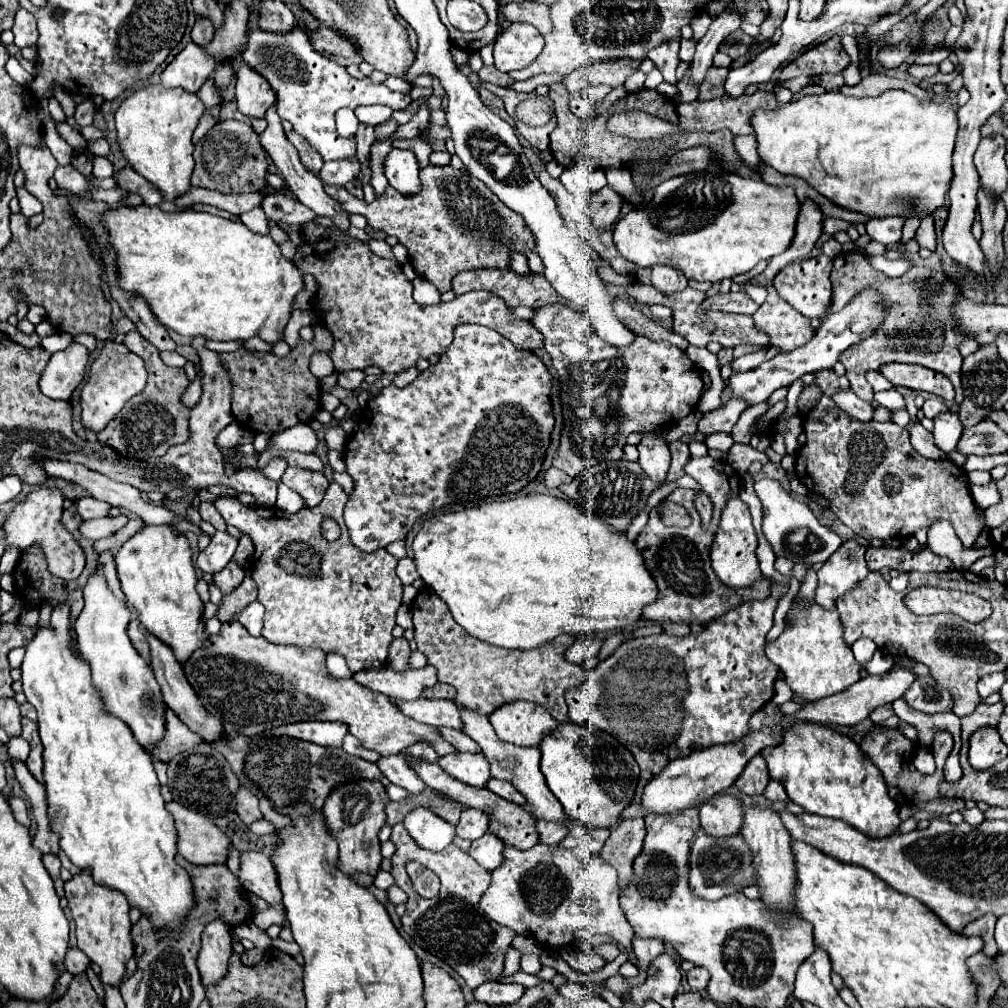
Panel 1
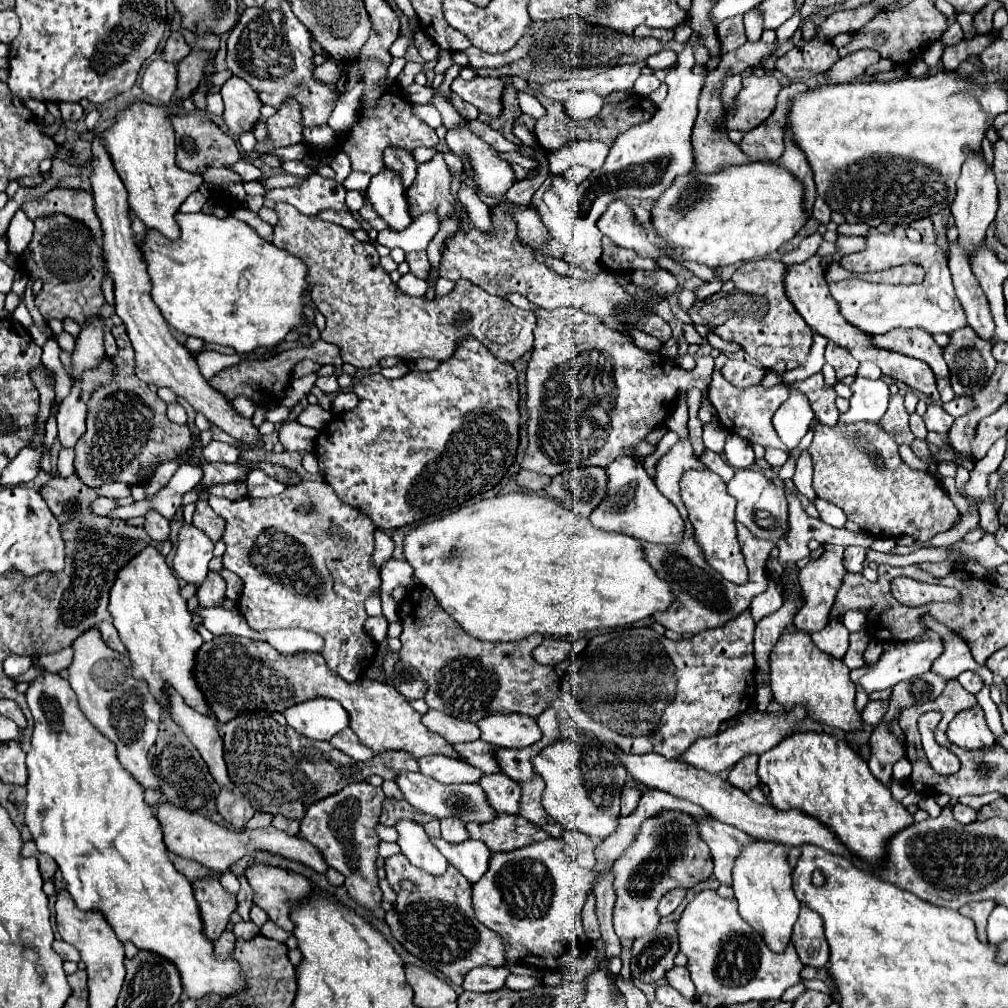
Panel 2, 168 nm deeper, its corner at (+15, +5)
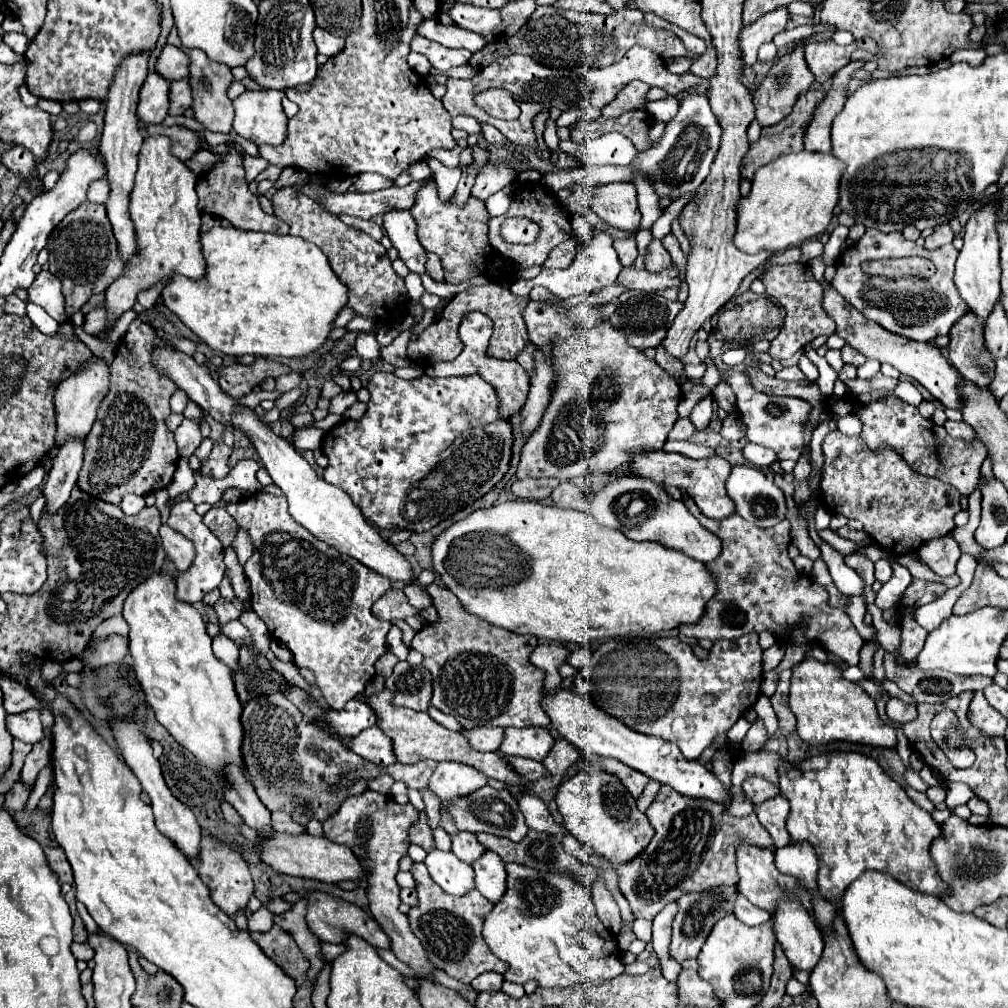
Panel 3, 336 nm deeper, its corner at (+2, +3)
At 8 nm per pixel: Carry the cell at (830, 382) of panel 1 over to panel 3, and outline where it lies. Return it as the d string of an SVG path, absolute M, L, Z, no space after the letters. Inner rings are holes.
M788 264L788 266L772 266L764 272L762 278L764 286L766 286L766 294L772 296L774 300L780 302L780 306L784 306L786 310L786 318L784 324L780 328L780 334L770 342L770 350L768 354L776 360L784 360L784 358L792 358L798 350L802 350L808 342L812 342L816 336L820 334L834 334L836 324L834 320L826 314L826 310L822 308L822 286L814 280L810 266L806 264Z

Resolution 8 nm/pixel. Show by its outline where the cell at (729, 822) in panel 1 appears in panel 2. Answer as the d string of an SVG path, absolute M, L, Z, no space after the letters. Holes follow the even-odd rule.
M705 816L705 818L697 818L697 826L699 826L699 834L701 840L709 846L711 856L713 856L713 876L723 884L731 884L731 868L733 862L741 850L743 844L747 844L751 838L743 832L737 830L735 826L717 822L713 816Z

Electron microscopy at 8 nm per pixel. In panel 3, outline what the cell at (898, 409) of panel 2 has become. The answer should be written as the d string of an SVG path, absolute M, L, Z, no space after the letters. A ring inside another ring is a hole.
M894 394L880 396L868 404L854 402L854 398L850 398L850 396L838 400L836 404L824 404L824 408L828 408L828 412L838 414L838 416L850 414L850 406L854 406L852 412L862 422L862 438L868 448L888 446L894 452L898 452L902 456L902 460L914 472L920 472L924 476L936 476L942 482L952 484L964 496L970 496L970 492L976 488L978 474L980 474L978 470L986 458L986 446L980 442L978 436L970 444L966 444L966 442L962 444L962 440L952 440L944 428L936 426L928 418L922 418L916 406L902 402Z

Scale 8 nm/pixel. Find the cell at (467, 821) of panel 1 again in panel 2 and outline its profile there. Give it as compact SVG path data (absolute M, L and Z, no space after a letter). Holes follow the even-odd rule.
M443 818L441 820L441 836L447 842L463 842L469 838L465 824L459 818Z

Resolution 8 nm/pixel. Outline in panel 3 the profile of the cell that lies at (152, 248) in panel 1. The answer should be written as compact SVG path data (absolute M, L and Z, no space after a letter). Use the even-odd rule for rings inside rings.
M214 226L210 232L202 232L202 248L206 258L206 276L202 280L190 280L174 276L164 290L166 306L212 350L220 350L230 356L254 354L254 356L284 356L304 358L322 348L328 340L338 312L346 306L346 284L330 268L326 254L296 236L276 236L264 232L246 232L238 228Z

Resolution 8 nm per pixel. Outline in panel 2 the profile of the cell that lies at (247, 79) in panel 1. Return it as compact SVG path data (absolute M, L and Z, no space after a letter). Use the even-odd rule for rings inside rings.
M231 76L221 88L221 96L225 102L223 120L233 136L251 130L253 124L261 118L259 110L263 104L257 98L257 92L245 80Z

